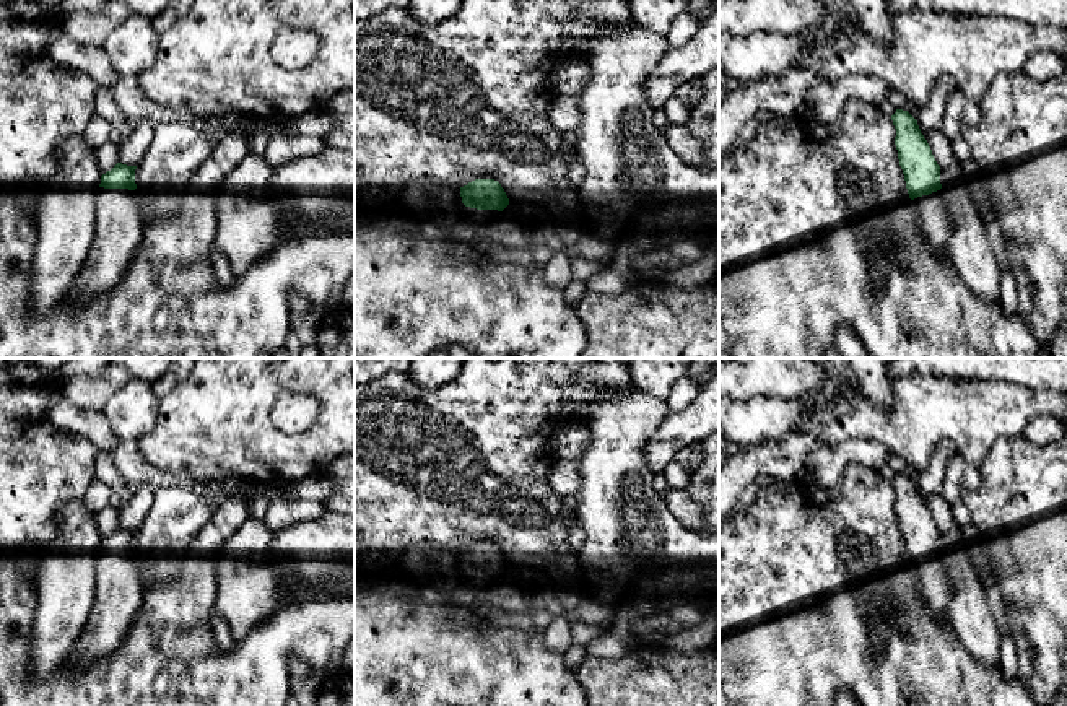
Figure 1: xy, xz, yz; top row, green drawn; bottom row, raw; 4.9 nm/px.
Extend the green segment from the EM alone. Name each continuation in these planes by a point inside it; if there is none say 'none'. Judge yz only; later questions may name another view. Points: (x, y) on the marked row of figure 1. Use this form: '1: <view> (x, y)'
1: yz (934, 218)

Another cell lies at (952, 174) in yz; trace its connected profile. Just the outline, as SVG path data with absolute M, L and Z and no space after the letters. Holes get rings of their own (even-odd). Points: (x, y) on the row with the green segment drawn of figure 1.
M958 159L940 169L939 190L950 213L953 233L948 239L950 262L966 286L984 303L1000 299L1000 267L987 241L976 205L965 184Z

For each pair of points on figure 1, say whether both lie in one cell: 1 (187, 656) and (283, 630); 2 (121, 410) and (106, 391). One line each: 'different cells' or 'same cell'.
1: same cell
2: different cells

